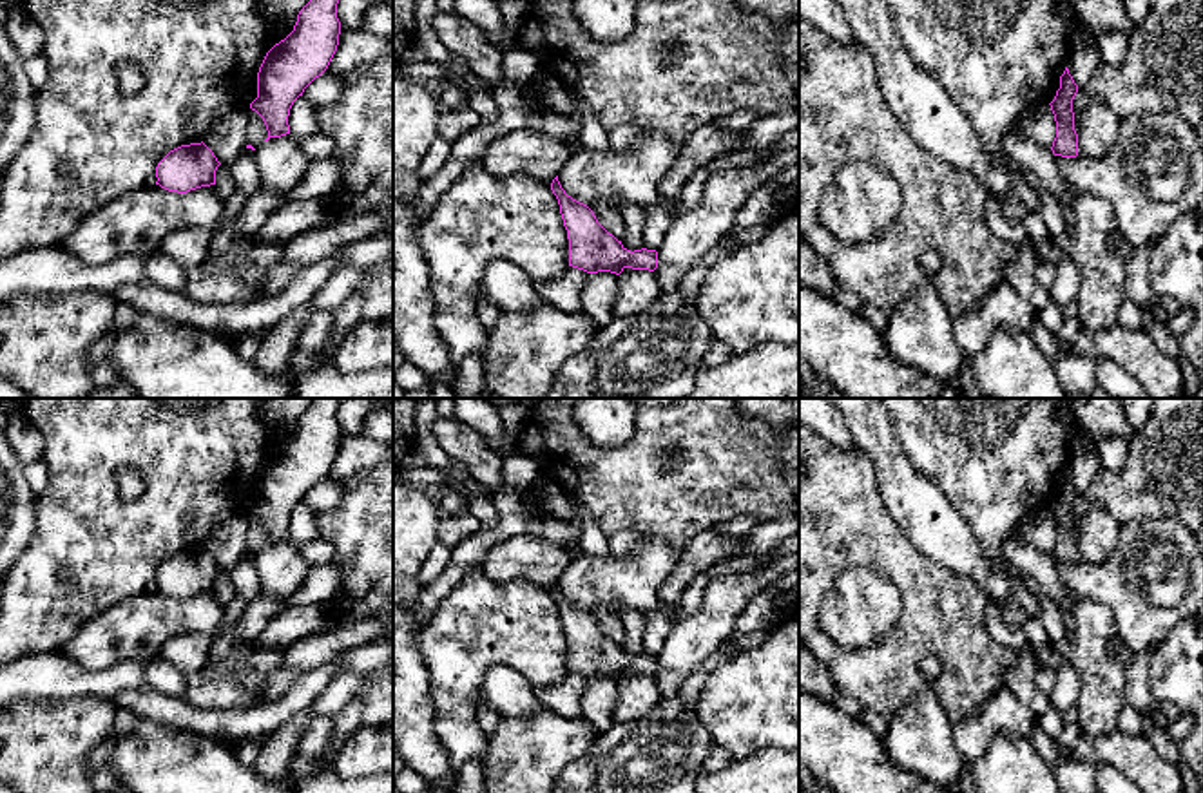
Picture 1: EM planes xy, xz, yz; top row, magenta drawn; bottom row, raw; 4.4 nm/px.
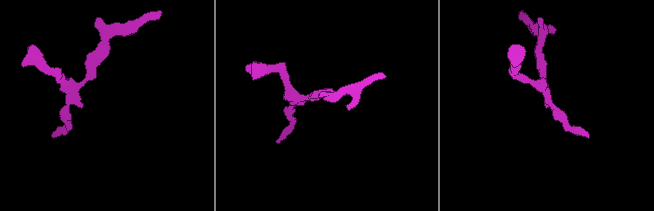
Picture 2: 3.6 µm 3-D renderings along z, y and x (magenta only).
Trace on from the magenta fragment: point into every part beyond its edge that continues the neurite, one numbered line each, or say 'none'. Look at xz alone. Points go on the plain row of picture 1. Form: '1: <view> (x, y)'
none

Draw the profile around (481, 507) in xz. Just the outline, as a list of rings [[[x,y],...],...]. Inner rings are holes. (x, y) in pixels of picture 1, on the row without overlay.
[[[491,494],[471,496],[469,512],[480,521],[482,527],[489,527],[498,521],[498,512],[493,505]]]

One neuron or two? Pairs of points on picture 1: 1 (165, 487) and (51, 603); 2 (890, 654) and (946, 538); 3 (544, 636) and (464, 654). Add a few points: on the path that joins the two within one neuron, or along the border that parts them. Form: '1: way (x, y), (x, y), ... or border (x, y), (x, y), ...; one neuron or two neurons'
1: way (138, 516), (80, 574); one neuron
2: border (904, 533), (937, 563), (973, 582); two neurons
3: way (524, 636), (484, 636); one neuron

